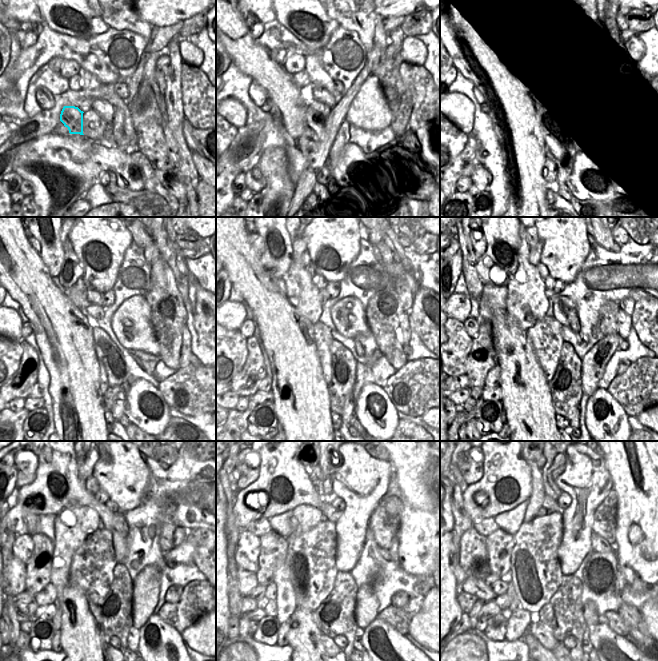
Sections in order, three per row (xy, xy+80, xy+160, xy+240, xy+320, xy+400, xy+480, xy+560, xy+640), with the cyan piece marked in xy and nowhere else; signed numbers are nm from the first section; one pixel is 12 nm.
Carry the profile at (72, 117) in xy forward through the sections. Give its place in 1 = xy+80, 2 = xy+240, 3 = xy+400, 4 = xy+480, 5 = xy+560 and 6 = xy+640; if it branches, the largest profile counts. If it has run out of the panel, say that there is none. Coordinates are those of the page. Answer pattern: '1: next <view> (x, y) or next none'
1: next xy+80 (315, 120)
2: next xy+240 (108, 354)
3: next xy+400 (566, 391)
4: next xy+480 (114, 614)
5: next xy+560 (335, 616)
6: next xy+640 (563, 614)

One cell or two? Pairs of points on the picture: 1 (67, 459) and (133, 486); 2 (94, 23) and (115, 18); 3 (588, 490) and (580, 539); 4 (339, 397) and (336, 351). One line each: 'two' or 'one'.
1: two
2: two
3: one
4: one

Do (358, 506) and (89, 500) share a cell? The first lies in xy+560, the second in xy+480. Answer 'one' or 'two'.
two

